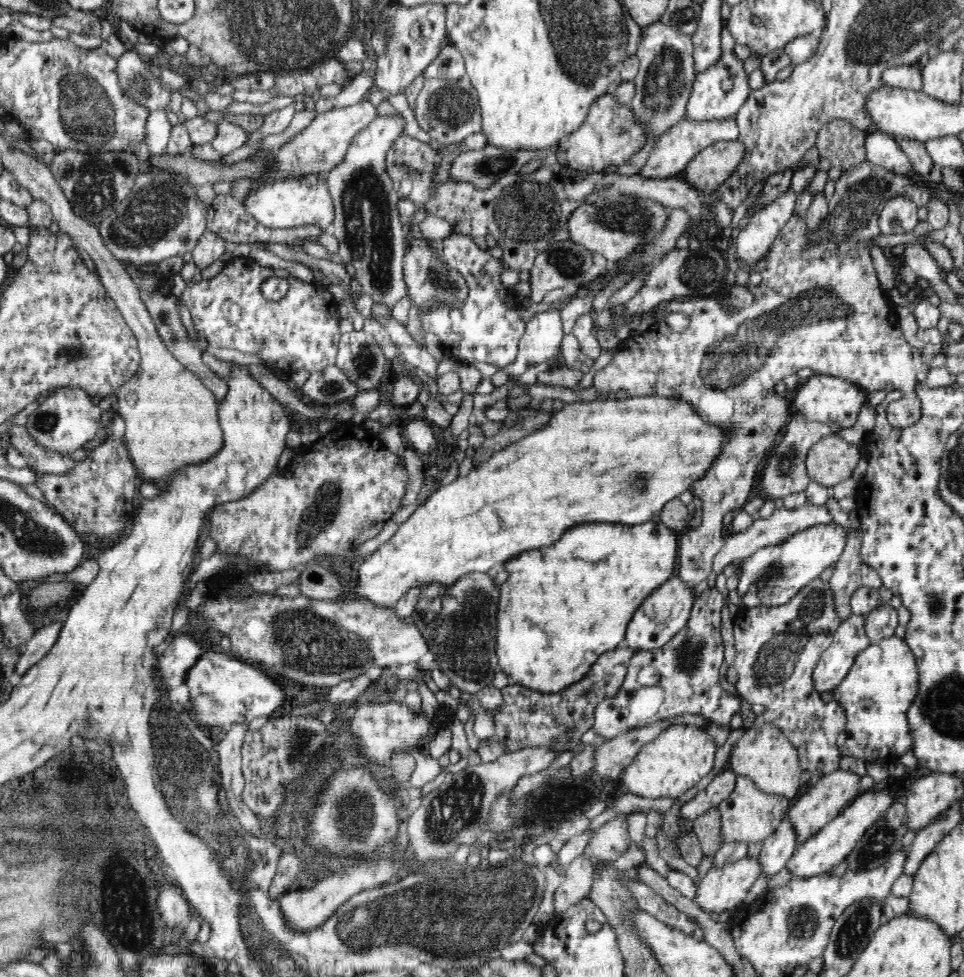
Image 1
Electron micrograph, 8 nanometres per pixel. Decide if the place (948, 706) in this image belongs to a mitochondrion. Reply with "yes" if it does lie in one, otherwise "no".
yes

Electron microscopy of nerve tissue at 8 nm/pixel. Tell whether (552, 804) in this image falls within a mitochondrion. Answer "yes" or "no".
yes

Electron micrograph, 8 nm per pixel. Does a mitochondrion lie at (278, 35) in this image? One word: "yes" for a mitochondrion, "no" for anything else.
yes

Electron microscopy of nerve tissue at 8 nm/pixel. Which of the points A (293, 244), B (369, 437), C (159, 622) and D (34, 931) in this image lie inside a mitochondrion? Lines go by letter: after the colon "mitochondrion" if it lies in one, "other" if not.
A: other
B: other
C: mitochondrion
D: other

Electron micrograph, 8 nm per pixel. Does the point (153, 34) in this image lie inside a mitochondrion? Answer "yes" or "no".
no

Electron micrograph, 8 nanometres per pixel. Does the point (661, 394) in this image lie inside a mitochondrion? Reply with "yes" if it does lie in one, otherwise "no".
no

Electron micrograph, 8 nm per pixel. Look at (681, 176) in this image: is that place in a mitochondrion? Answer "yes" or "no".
no

